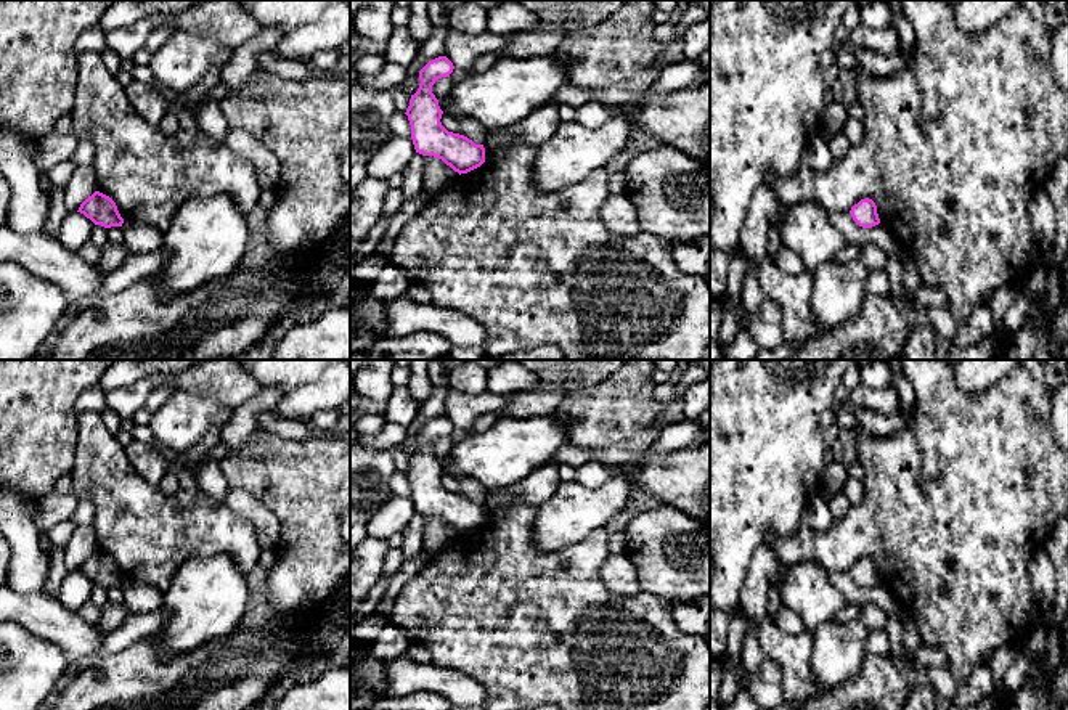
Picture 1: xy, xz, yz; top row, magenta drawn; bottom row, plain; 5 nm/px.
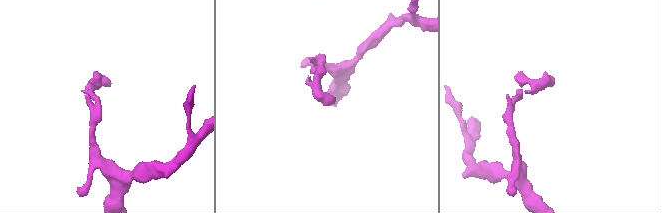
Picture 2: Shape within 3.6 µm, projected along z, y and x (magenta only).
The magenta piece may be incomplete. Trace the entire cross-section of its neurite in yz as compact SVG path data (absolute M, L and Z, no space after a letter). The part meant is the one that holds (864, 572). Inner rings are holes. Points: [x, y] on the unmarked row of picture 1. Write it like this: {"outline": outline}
{"outline": "M866 557L854 564L850 570L856 585L862 588L872 588L880 583L877 565L872 559Z"}

